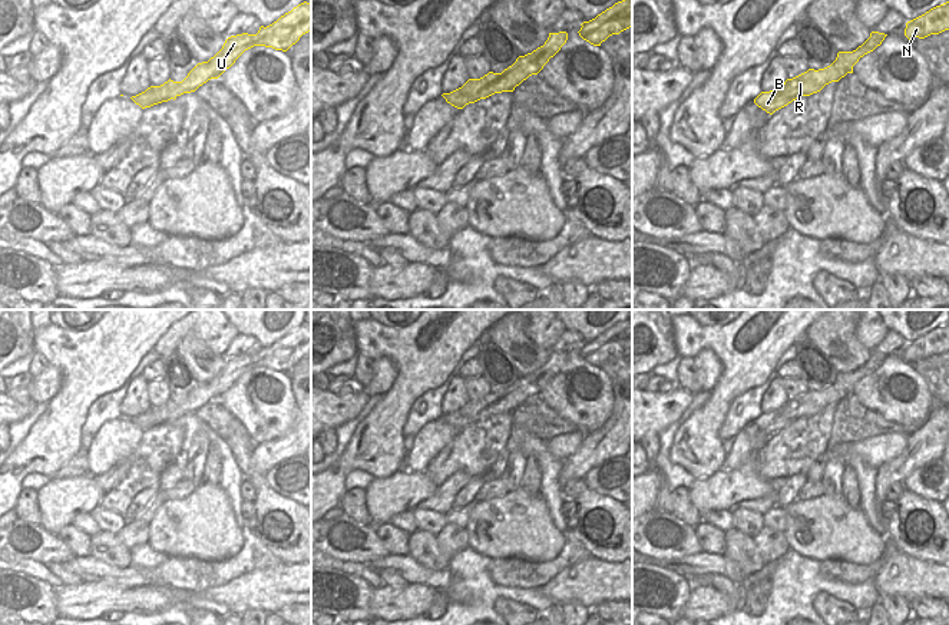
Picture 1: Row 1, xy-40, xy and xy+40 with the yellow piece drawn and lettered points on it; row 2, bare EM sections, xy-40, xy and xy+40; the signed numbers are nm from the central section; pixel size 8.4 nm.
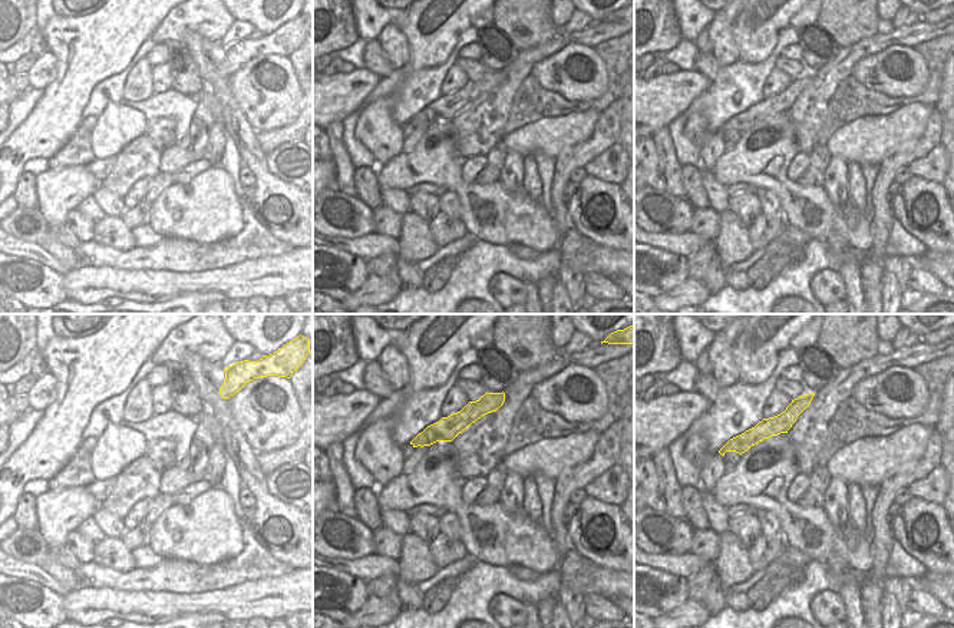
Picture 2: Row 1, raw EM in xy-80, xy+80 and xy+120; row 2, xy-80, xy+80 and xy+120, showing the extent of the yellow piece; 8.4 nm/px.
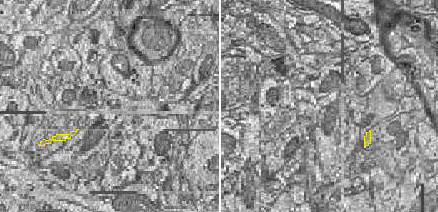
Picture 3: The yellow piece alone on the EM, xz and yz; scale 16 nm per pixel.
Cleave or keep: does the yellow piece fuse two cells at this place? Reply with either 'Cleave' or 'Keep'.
Keep.

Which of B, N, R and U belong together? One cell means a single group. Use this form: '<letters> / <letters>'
B N R U

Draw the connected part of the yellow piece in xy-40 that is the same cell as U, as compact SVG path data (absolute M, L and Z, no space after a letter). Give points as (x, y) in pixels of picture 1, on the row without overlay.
M301 324L272 345L261 347L257 356L237 356L225 361L222 370L208 383L198 384L182 403L168 401L151 407L130 420L142 430L195 413L211 400L218 400L235 381L254 367L287 373L300 358L311 351L311 324Z

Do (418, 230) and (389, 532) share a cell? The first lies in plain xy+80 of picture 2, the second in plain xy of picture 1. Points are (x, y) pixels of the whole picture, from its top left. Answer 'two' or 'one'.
two

